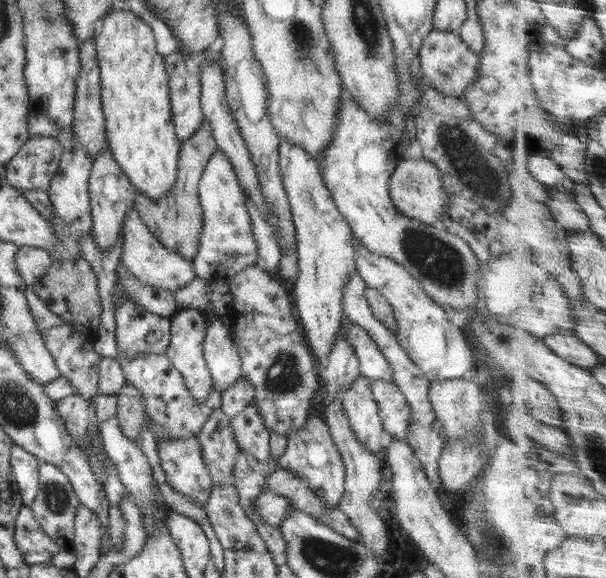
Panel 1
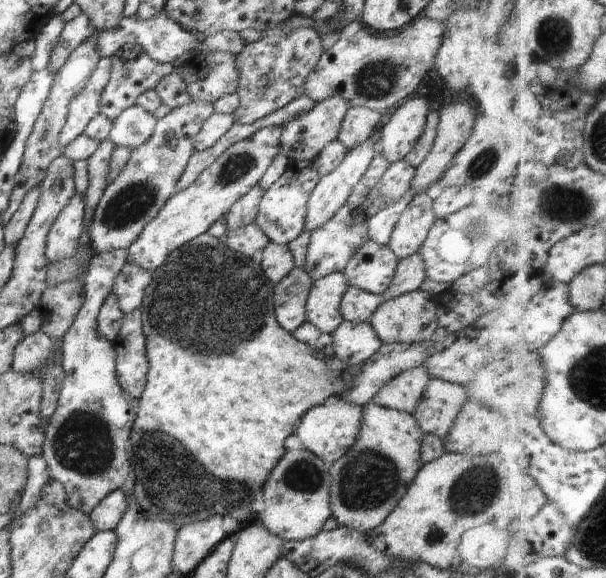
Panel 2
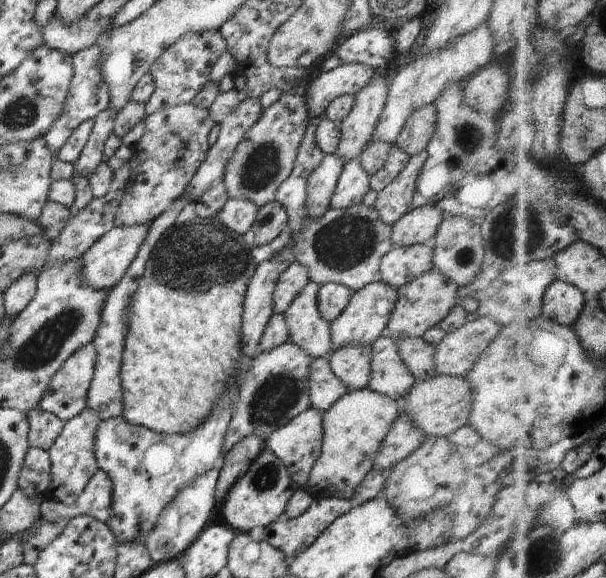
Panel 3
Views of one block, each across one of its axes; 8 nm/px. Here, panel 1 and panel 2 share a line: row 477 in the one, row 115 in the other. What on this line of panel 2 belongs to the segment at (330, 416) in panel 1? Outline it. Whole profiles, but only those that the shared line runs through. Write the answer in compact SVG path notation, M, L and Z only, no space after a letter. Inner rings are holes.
M363 107L348 108L339 125L337 140L347 150L353 150L361 142L365 142L379 123L381 113Z

